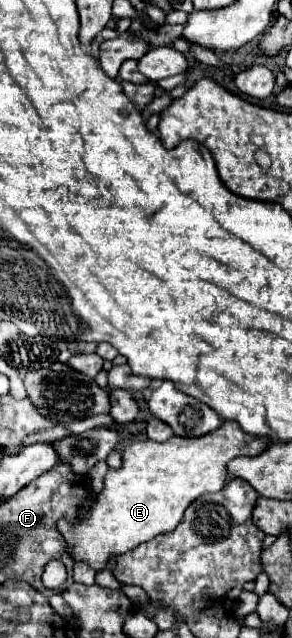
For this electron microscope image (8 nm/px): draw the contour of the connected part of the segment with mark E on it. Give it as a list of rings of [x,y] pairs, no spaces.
[[[226,421],[222,423],[220,429],[216,429],[210,435],[196,437],[196,439],[182,439],[182,437],[170,437],[166,443],[156,443],[156,441],[136,441],[124,447],[122,451],[122,465],[120,469],[108,469],[104,477],[104,487],[102,491],[94,497],[94,503],[90,505],[88,513],[80,515],[76,523],[70,521],[58,521],[58,531],[68,543],[68,553],[72,555],[74,561],[84,561],[94,571],[102,571],[108,567],[108,561],[112,557],[124,555],[126,551],[132,551],[140,543],[150,541],[152,537],[172,531],[186,507],[200,495],[204,493],[216,493],[220,491],[230,477],[226,475],[226,465],[240,455],[258,455],[266,447],[266,439],[258,439],[252,435],[246,435],[238,423]]]

